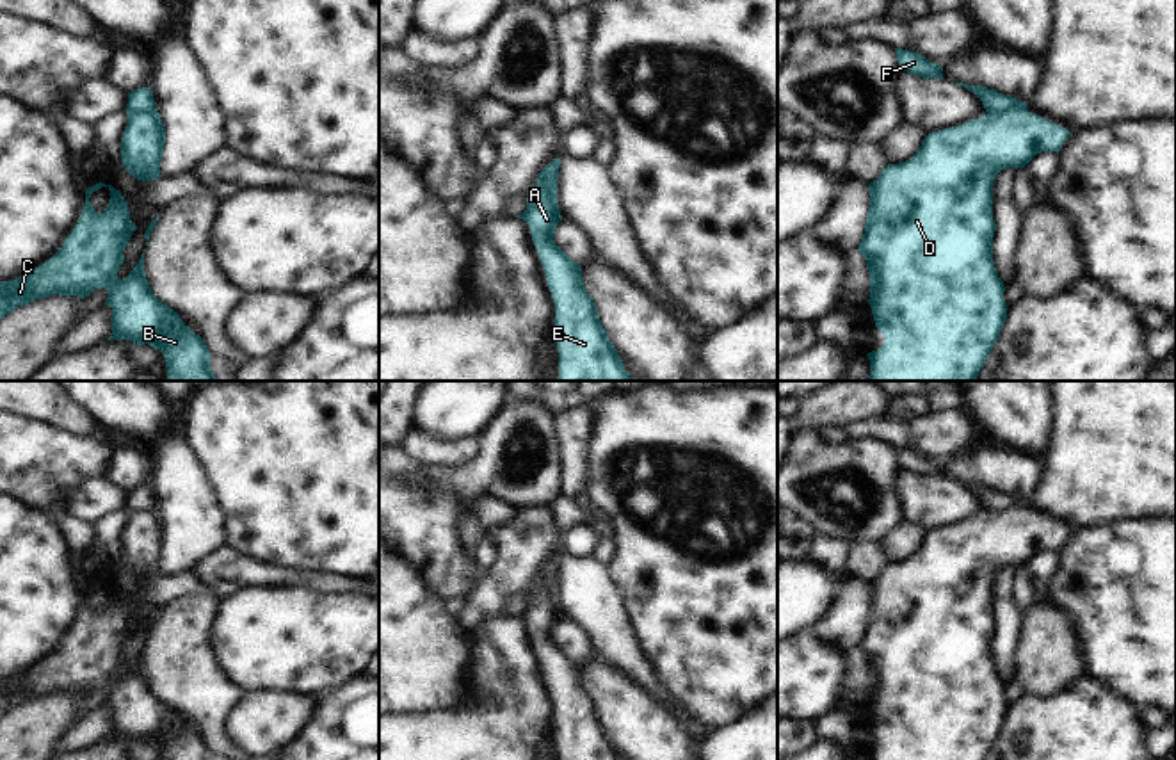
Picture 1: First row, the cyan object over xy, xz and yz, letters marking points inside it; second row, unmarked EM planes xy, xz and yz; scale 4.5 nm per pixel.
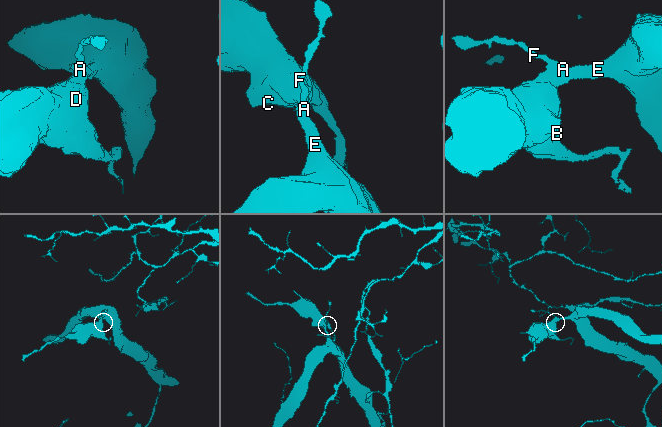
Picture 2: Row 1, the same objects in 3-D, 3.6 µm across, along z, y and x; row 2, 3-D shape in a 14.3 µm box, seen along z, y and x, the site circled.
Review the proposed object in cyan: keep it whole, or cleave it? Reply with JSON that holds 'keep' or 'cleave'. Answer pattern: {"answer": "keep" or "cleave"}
{"answer": "cleave"}

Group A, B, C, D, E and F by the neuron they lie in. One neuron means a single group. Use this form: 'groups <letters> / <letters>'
groups A B C D E / F

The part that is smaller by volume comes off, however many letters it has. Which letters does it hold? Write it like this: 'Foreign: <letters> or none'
Foreign: F.

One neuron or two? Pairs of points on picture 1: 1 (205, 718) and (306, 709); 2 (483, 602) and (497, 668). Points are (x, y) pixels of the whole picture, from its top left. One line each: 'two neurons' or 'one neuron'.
1: two neurons
2: two neurons

